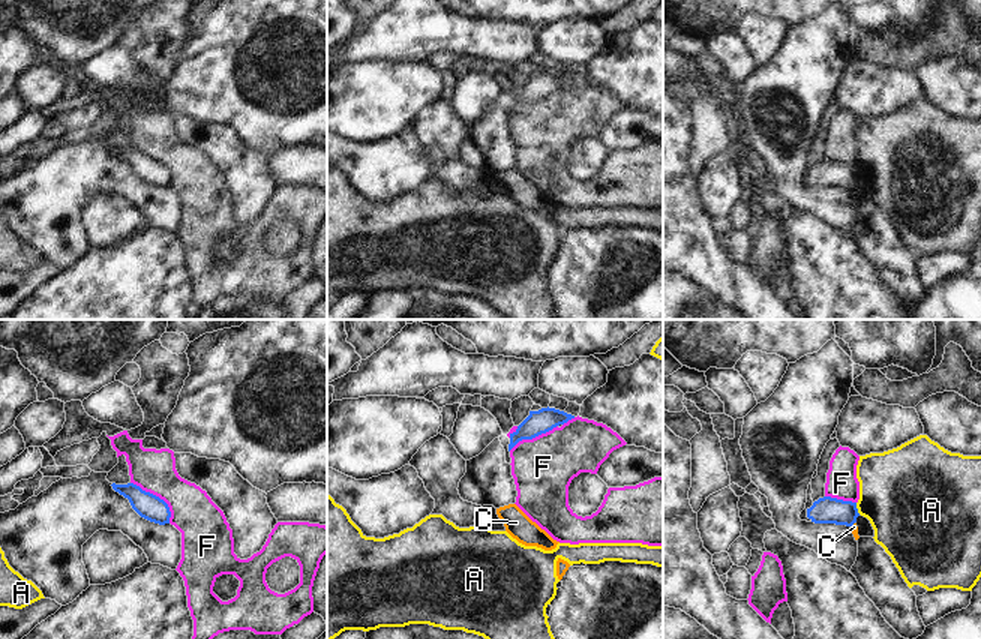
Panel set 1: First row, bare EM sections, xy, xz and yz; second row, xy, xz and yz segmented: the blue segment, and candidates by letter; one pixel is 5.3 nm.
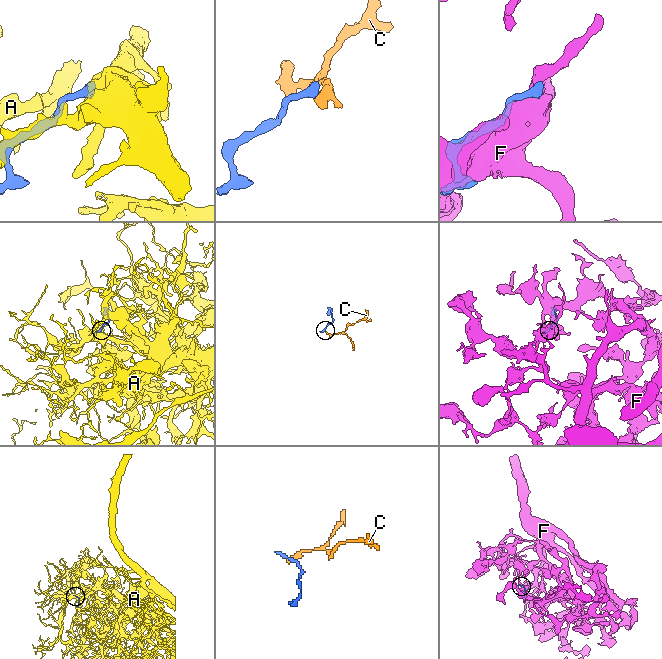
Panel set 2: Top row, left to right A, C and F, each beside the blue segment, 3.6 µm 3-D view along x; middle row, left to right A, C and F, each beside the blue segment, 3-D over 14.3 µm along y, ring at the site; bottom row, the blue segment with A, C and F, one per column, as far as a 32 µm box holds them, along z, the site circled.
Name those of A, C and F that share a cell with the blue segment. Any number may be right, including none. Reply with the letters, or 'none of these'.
none of these.

